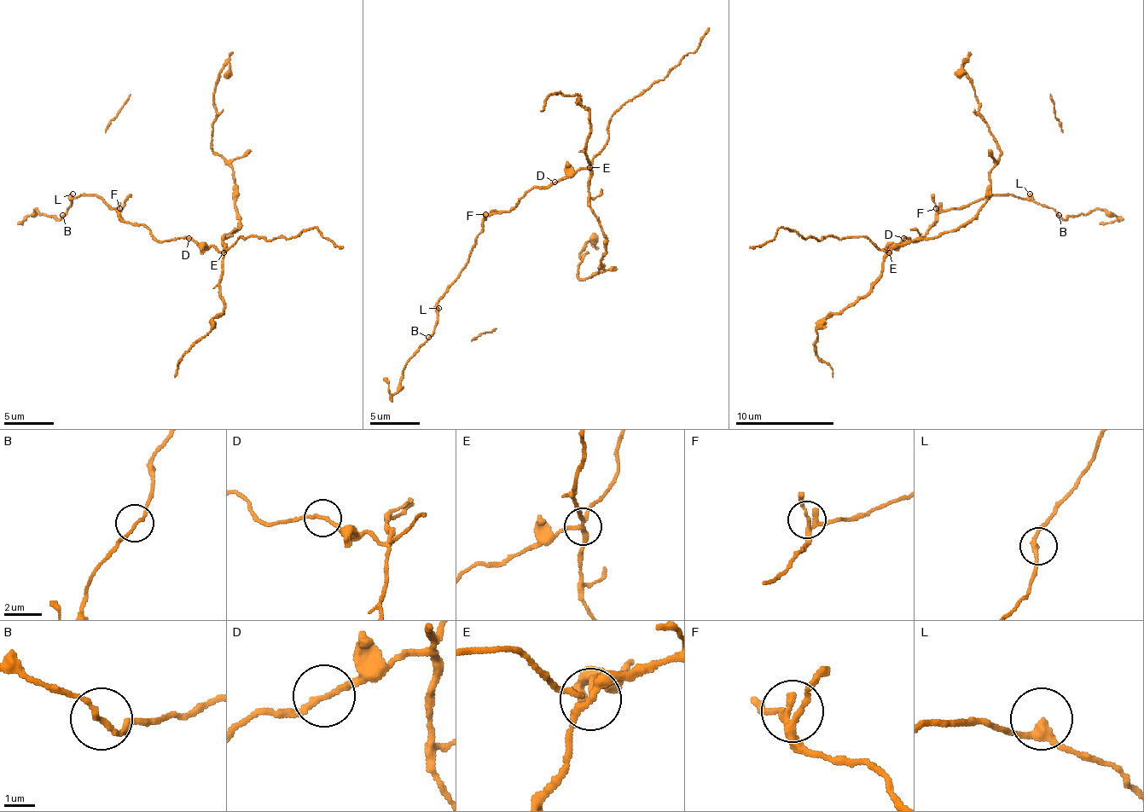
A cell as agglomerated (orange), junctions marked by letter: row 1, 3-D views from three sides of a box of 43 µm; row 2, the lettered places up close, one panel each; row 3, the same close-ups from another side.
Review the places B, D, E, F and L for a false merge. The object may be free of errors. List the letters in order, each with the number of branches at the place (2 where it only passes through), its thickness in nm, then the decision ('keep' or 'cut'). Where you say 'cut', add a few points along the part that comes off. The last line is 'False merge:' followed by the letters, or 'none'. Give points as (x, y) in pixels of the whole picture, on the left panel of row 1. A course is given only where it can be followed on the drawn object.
B: branches 2; calibre 150 nm; keep
D: branches 2; calibre 170 nm; keep
E: branches 4; calibre 240 nm; cut
F: branches 4; calibre 200 nm; keep
L: branches 2; calibre 260 nm; keep
False merge: E

